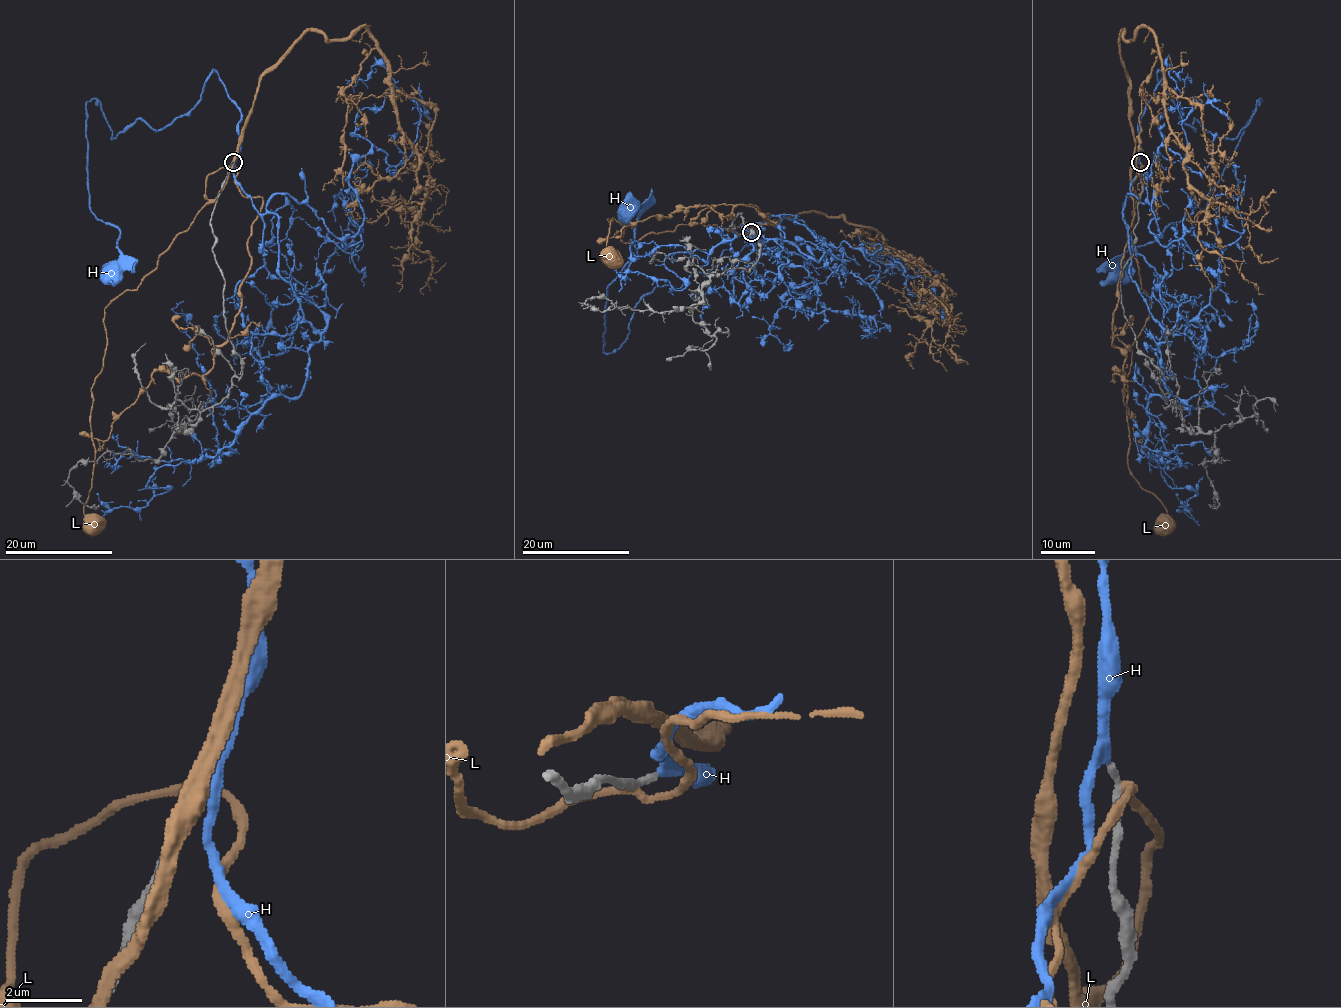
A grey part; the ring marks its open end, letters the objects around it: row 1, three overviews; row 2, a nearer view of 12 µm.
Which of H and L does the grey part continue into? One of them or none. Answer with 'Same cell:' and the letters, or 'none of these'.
Same cell: H

